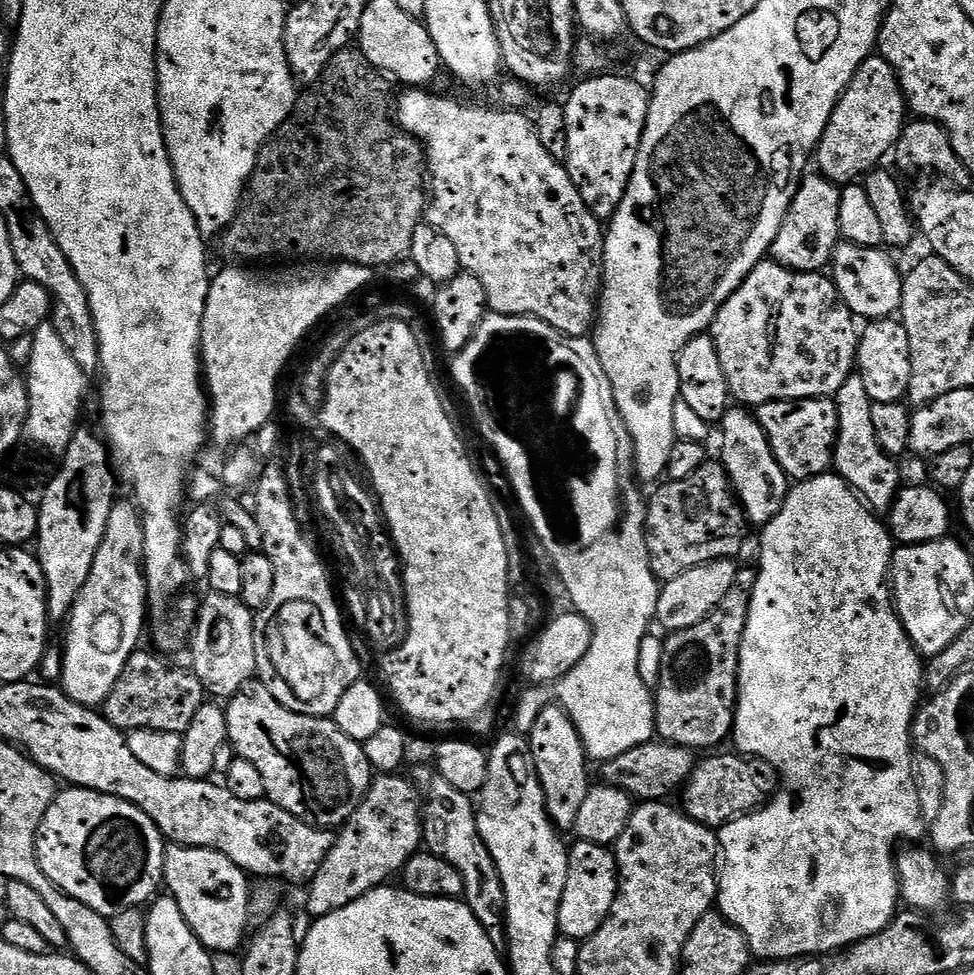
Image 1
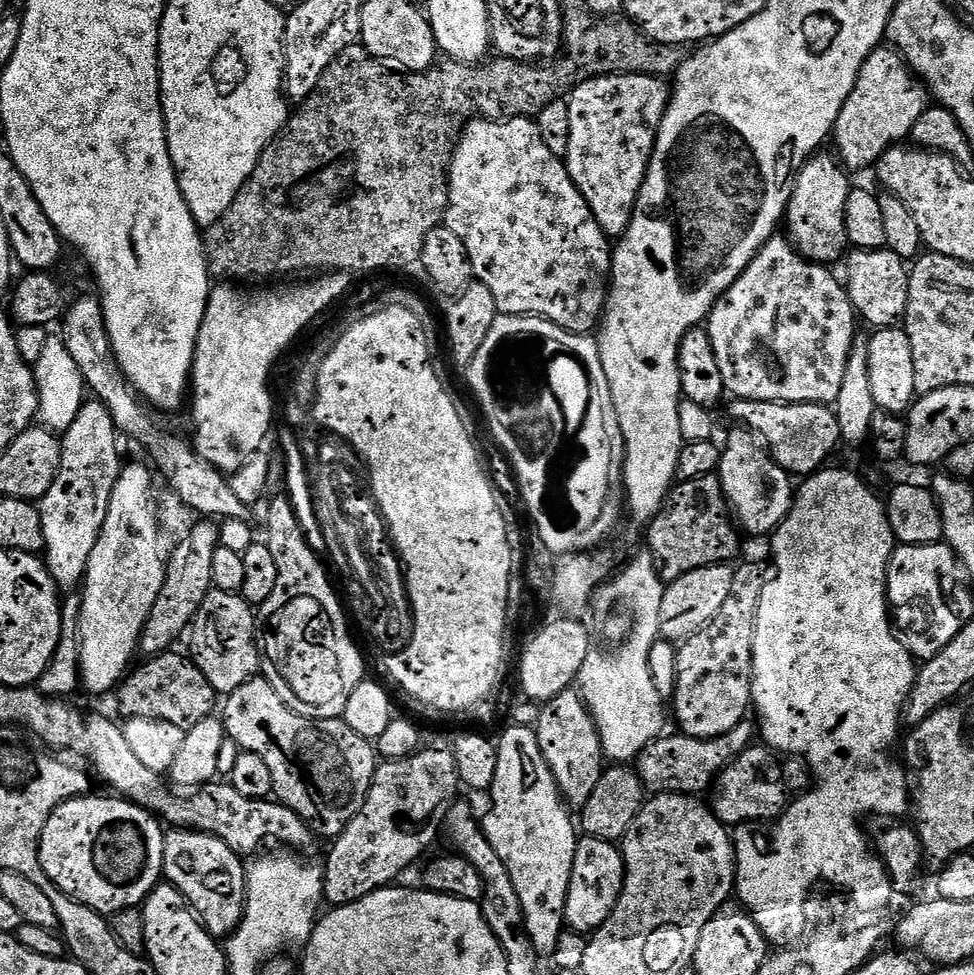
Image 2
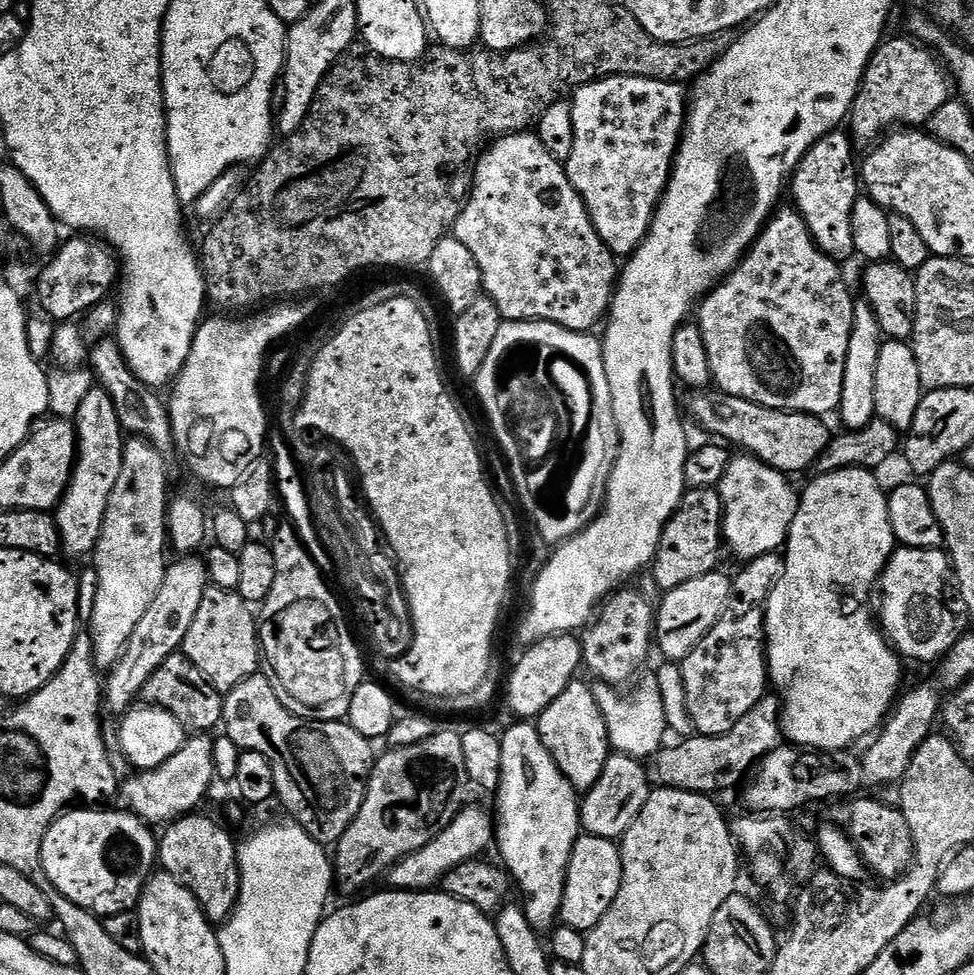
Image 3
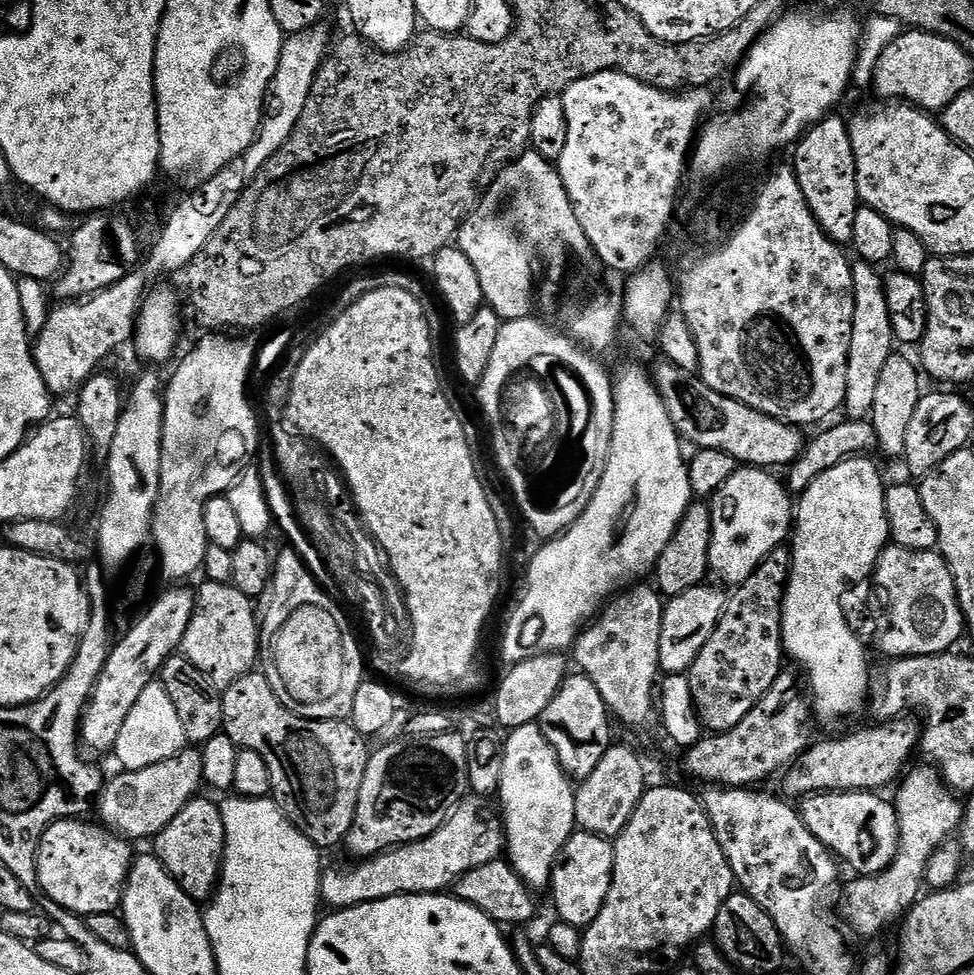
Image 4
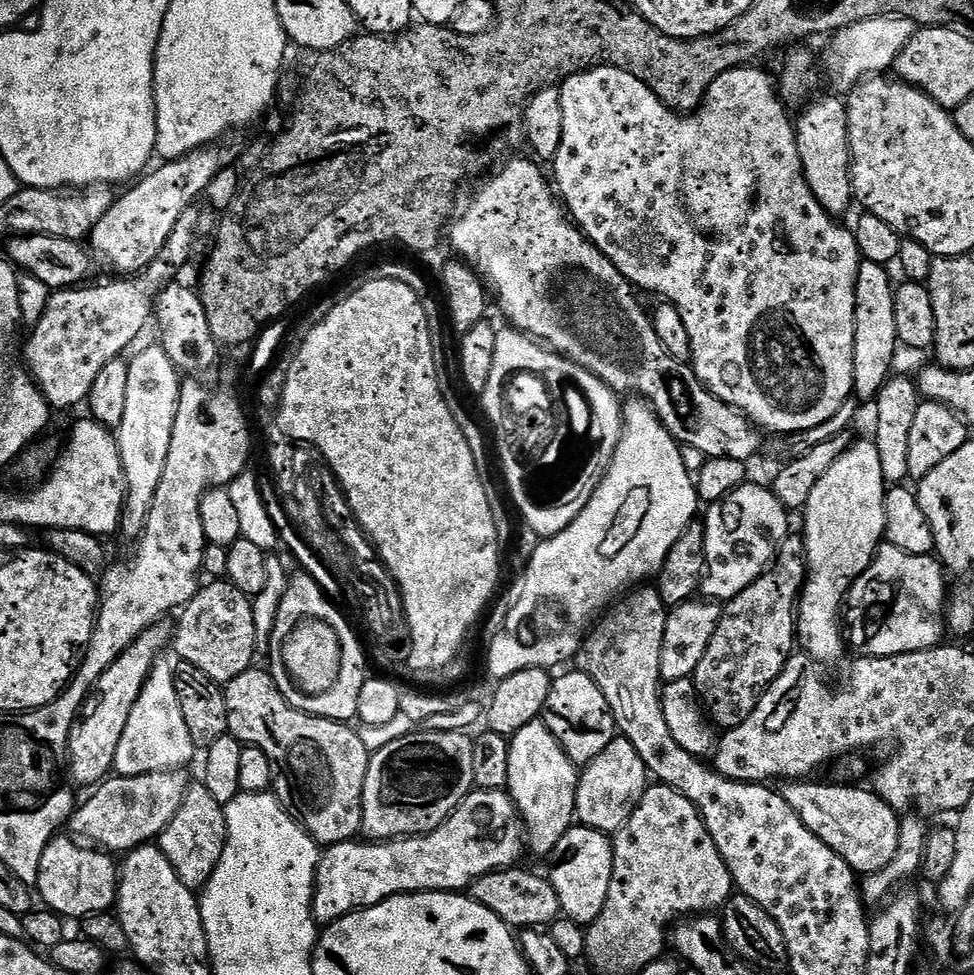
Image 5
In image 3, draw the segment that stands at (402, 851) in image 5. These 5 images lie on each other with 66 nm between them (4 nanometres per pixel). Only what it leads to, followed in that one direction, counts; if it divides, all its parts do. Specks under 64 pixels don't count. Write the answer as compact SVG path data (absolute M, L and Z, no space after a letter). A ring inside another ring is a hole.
M464 808L456 817L454 816L437 831L430 843L414 850L414 854L402 858L391 868L393 889L402 892L423 892L435 889L447 872L457 868L462 862L483 857L484 851L488 847L490 849L493 847L494 820L489 813L487 816L480 808Z

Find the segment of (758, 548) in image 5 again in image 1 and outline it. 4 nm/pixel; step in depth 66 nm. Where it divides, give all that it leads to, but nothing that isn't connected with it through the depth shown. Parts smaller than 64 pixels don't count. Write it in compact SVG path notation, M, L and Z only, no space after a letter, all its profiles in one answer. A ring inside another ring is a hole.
M732 406L725 412L718 431L724 435L724 445L720 452L722 463L728 471L729 479L744 513L753 525L763 526L770 523L782 510L788 497L790 478L782 470L770 442L766 438L766 430L762 430L760 421L747 407Z

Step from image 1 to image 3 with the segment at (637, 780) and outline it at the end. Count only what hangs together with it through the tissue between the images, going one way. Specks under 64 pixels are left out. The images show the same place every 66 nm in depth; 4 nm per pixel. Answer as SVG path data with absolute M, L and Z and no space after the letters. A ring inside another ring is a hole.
M765 695L763 700L756 703L754 710L750 710L750 714L746 714L746 718L739 720L726 734L721 736L692 734L676 743L680 744L669 743L651 757L651 779L661 788L677 788L683 792L701 794L724 792L727 788L734 787L736 783L739 785L764 757L771 754L775 748L781 747L781 701L775 695Z

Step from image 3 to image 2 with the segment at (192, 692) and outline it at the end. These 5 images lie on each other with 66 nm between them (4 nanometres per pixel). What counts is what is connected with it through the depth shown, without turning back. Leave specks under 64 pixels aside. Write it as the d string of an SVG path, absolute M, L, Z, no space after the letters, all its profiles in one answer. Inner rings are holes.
M169 650L161 652L159 656L149 656L143 662L145 664L137 663L125 675L115 693L116 704L124 718L161 720L170 722L170 726L187 730L213 715L212 707L216 700L218 704L218 694L212 689L210 682L206 682L202 670L198 670L198 666L187 655L179 656L176 650Z

